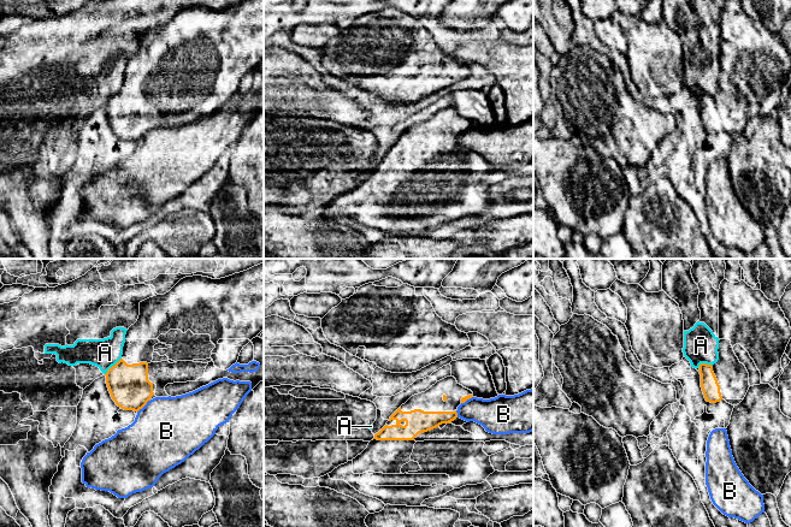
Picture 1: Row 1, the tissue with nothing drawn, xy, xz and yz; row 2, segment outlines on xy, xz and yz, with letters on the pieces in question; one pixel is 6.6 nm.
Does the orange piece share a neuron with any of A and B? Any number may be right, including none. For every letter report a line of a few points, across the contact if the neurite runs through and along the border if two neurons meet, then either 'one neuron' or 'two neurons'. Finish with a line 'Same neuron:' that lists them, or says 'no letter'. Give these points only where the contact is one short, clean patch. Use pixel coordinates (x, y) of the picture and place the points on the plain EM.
A: line xy (120, 88), (105, 105); two neurons
B: two neurons
Same neuron: no letter

